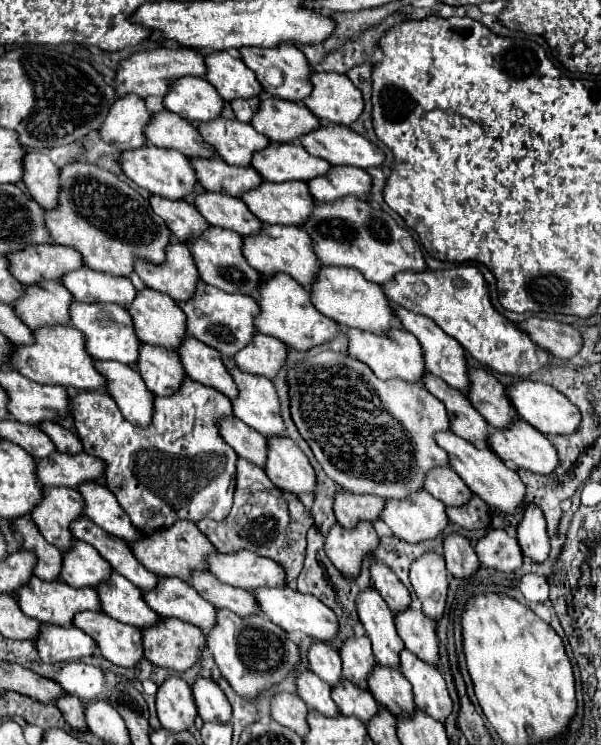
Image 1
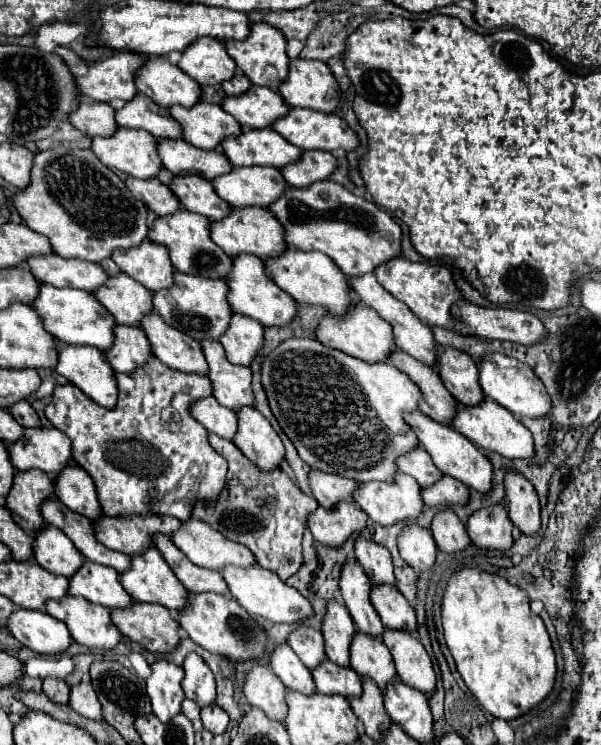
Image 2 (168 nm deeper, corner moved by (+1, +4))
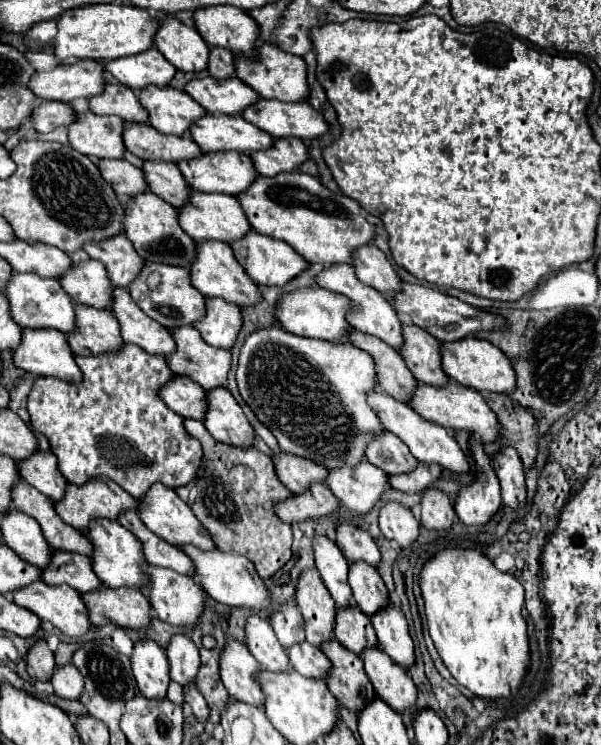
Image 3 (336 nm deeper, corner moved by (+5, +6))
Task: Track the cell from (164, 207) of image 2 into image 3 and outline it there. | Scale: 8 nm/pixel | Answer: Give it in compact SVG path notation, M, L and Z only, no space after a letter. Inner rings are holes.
M100 159L98 169L104 181L112 185L114 193L132 197L148 191L142 171L124 159Z

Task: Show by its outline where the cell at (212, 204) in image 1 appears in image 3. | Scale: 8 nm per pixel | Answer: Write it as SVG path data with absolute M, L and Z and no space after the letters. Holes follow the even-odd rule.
M144 161L142 173L148 183L148 191L160 195L164 201L168 201L174 207L186 203L186 197L190 195L190 187L186 185L176 163Z

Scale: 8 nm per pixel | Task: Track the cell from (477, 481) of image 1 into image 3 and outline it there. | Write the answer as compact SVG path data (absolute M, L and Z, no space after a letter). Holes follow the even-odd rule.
M378 389L368 391L366 393L366 401L374 409L374 413L378 415L380 423L384 425L384 429L390 431L390 433L394 433L396 437L400 437L404 441L404 445L410 449L410 453L418 461L438 463L440 467L446 467L446 469L456 471L456 473L466 473L470 469L466 455L462 453L462 449L458 447L458 443L454 441L454 437L448 435L448 431L444 427L440 427L436 423L430 423L424 417L418 417L418 413L414 413L414 409L410 409L406 403L396 401L394 397L390 397L390 395L386 395L386 393L378 391Z

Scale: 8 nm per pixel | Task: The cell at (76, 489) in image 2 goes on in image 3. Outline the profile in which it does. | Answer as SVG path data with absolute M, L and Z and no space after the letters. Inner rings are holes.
M36 451L28 459L18 461L16 465L20 477L48 499L58 501L66 491L68 481L62 477L62 473L58 473L56 457L50 451Z

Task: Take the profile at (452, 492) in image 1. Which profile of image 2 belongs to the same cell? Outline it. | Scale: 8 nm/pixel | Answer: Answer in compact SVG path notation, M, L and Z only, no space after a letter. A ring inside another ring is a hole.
M422 447L398 459L398 469L406 475L412 475L422 487L432 487L444 477L444 473L434 465L432 457Z

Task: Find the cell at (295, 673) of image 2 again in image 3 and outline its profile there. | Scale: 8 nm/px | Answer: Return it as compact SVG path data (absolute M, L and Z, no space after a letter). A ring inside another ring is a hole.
M250 615L244 625L246 633L246 647L254 655L254 659L260 663L260 667L270 671L286 671L290 669L290 661L286 657L286 651L282 645L278 645L278 639L274 637L274 631L270 629L270 623L260 619L258 615Z

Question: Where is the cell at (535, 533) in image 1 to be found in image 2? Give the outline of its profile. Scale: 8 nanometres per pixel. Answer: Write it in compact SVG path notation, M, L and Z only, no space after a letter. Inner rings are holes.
M508 473L504 479L506 485L506 507L510 513L512 507L512 523L528 537L538 535L540 531L540 503L536 489L520 475Z

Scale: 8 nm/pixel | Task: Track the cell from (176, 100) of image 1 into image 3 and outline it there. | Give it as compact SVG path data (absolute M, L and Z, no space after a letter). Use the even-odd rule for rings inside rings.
M156 47L146 49L146 53L108 61L102 67L106 69L104 71L106 75L112 75L114 79L118 79L122 85L128 85L130 89L142 89L150 83L166 87L176 73L174 65L170 65L166 57L158 53Z

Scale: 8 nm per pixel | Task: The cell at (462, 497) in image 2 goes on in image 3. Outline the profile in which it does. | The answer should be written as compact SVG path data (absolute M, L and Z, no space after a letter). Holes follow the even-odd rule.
M418 463L414 471L410 473L398 473L390 475L388 483L392 489L398 489L402 493L418 493L426 487L430 487L440 477L440 467L434 463Z

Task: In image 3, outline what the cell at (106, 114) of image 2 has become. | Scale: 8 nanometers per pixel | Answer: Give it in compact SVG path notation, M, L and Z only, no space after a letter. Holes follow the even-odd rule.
M38 101L32 109L32 123L38 133L50 133L60 125L68 125L74 117L72 105L62 105L62 101Z

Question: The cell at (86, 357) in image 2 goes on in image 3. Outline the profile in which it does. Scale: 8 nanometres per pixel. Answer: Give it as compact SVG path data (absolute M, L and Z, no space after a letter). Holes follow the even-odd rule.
M24 329L22 341L12 349L12 361L18 369L42 375L58 377L62 381L82 381L74 355L66 345L66 335L56 329Z

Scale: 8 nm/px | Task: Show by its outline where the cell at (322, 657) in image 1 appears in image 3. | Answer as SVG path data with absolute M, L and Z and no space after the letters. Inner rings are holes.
M294 603L280 605L280 609L270 615L270 625L282 647L290 647L298 641L304 641L304 621Z

